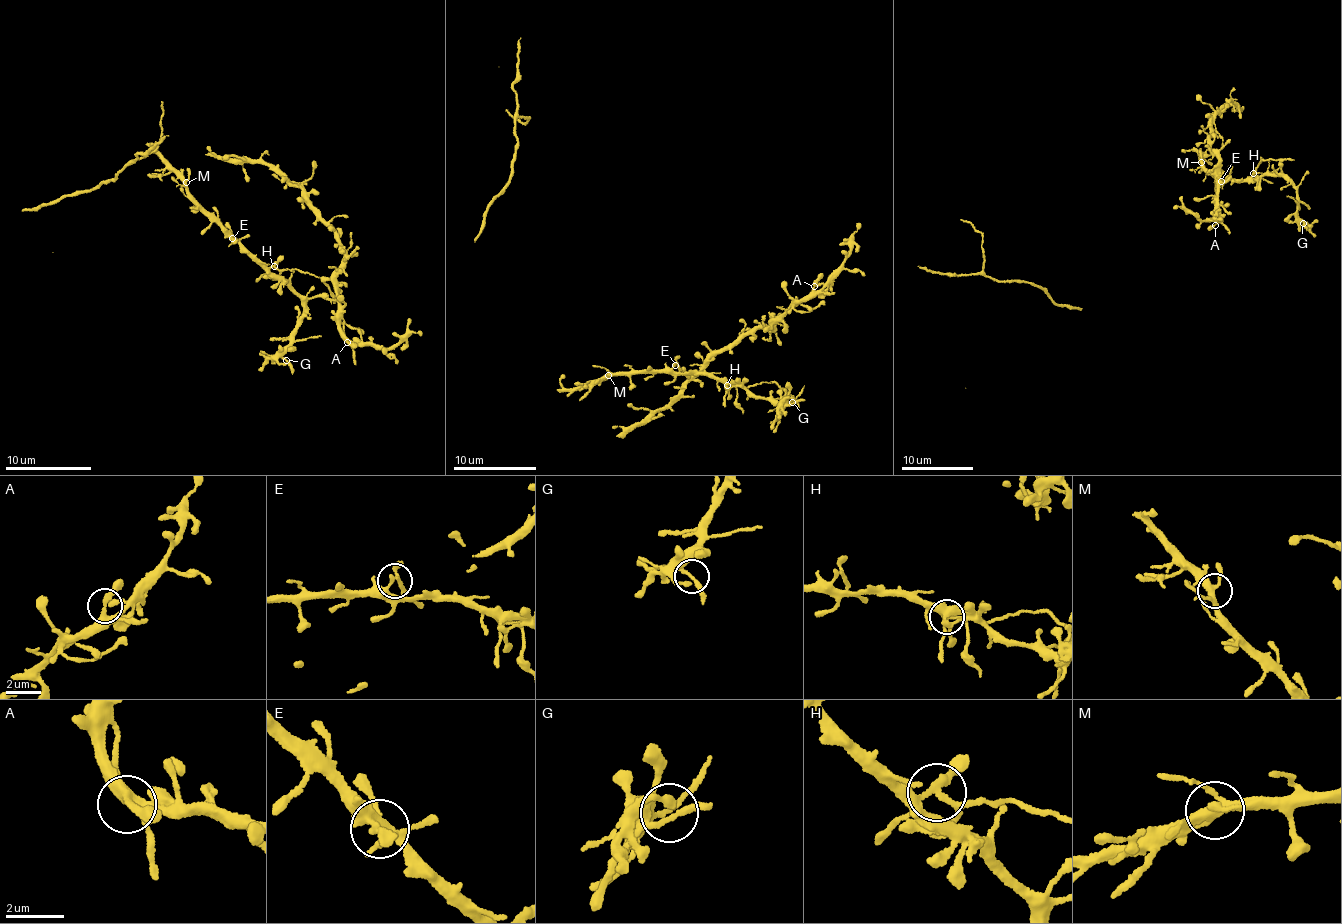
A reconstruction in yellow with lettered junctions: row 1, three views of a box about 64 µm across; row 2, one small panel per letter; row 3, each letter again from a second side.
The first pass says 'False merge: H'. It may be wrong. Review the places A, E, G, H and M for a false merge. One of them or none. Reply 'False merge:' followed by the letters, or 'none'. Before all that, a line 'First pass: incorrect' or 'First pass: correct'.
First pass: correct
False merge: H

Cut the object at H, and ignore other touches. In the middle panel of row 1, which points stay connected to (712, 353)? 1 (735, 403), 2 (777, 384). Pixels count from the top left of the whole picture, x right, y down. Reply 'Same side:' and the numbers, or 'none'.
Same side: none

